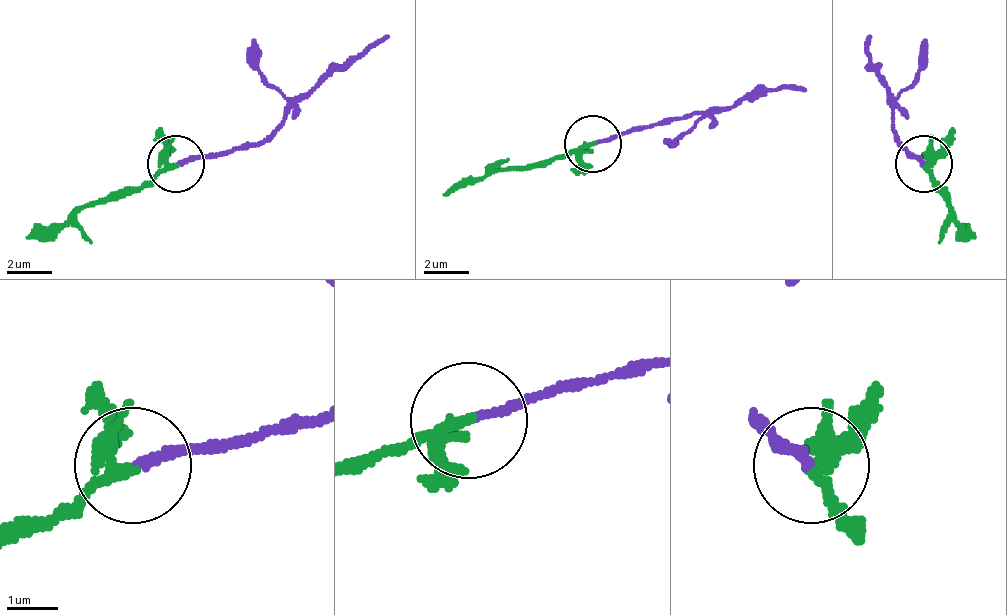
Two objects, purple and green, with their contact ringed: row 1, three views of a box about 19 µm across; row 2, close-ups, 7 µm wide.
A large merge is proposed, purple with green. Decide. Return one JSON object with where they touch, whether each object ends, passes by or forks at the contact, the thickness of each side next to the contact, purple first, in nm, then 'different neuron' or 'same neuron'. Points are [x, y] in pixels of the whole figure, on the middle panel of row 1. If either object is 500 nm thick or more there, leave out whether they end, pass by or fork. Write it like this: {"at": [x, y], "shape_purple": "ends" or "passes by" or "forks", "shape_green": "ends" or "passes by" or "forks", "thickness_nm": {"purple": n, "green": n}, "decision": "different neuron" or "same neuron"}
{"at": [593, 144], "shape_purple": "ends", "shape_green": "forks", "thickness_nm": {"purple": 150, "green": 170}, "decision": "different neuron"}

